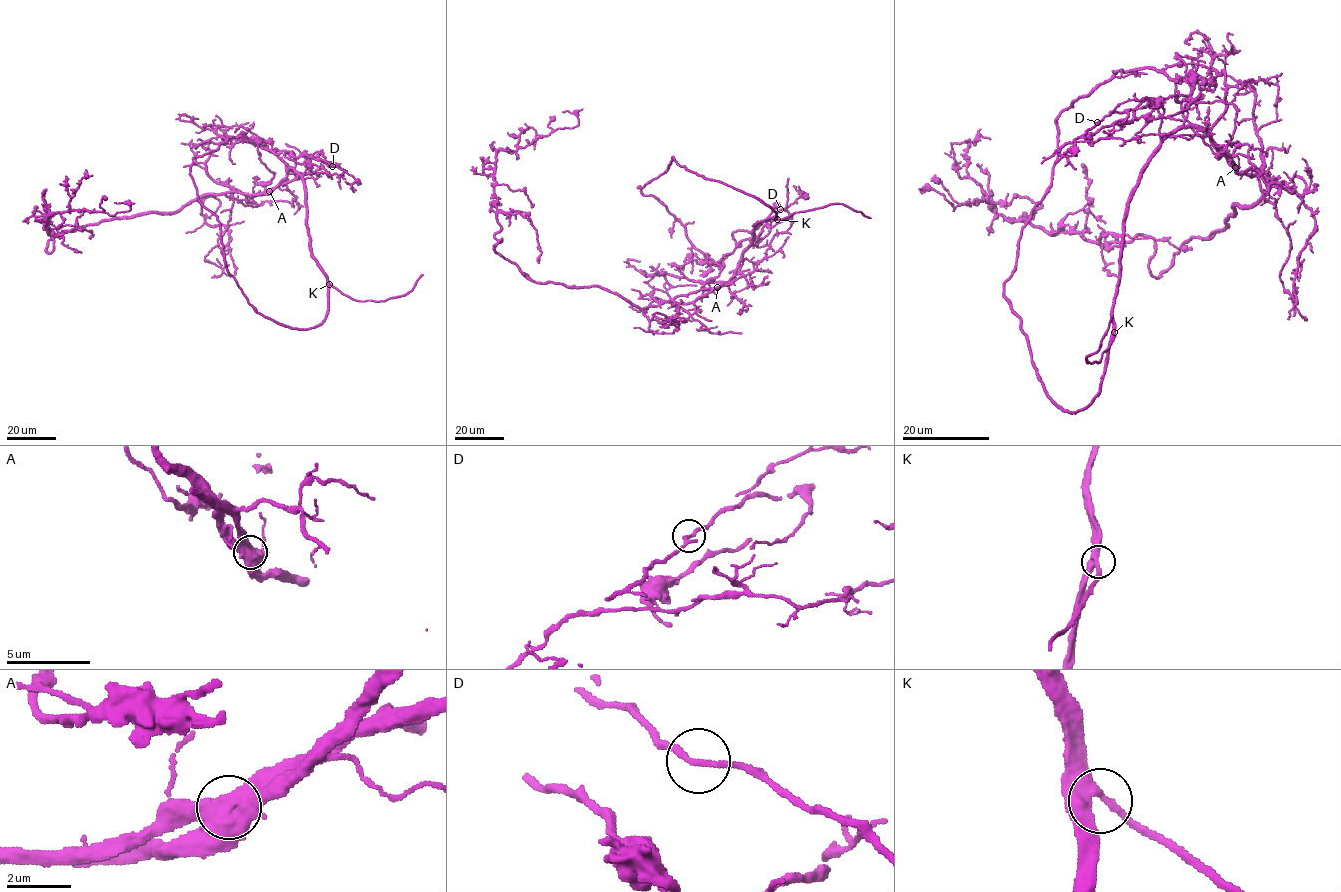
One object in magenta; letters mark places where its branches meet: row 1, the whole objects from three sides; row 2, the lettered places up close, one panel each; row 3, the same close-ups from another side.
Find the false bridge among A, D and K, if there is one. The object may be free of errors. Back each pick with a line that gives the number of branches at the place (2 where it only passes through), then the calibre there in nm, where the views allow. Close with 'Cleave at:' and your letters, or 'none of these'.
A: 2 | 750 nm
Cleave at: A

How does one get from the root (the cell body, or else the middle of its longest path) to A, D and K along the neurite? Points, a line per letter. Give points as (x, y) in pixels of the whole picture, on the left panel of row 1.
A: (209, 194), (259, 194), (269, 190)
D: (209, 194), (269, 192), (285, 178), (291, 168), (302, 176), (316, 152), (322, 153), (324, 160), (332, 165)
K: (209, 194), (269, 192), (292, 168), (303, 184), (311, 256), (329, 284)

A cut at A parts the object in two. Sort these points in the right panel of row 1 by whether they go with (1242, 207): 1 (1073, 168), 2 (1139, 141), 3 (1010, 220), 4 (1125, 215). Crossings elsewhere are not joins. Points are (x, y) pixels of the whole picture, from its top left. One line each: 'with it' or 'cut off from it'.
1: cut off from it
2: with it
3: with it
4: cut off from it

